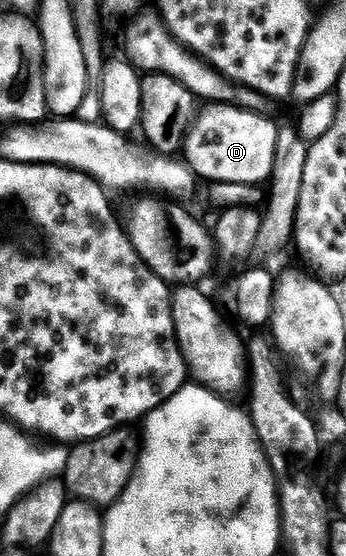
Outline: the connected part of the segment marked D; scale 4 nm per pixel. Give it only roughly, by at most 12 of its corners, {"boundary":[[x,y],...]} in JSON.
{"boundary":[[216,104],[197,113],[184,160],[214,184],[262,184],[279,125]]}

